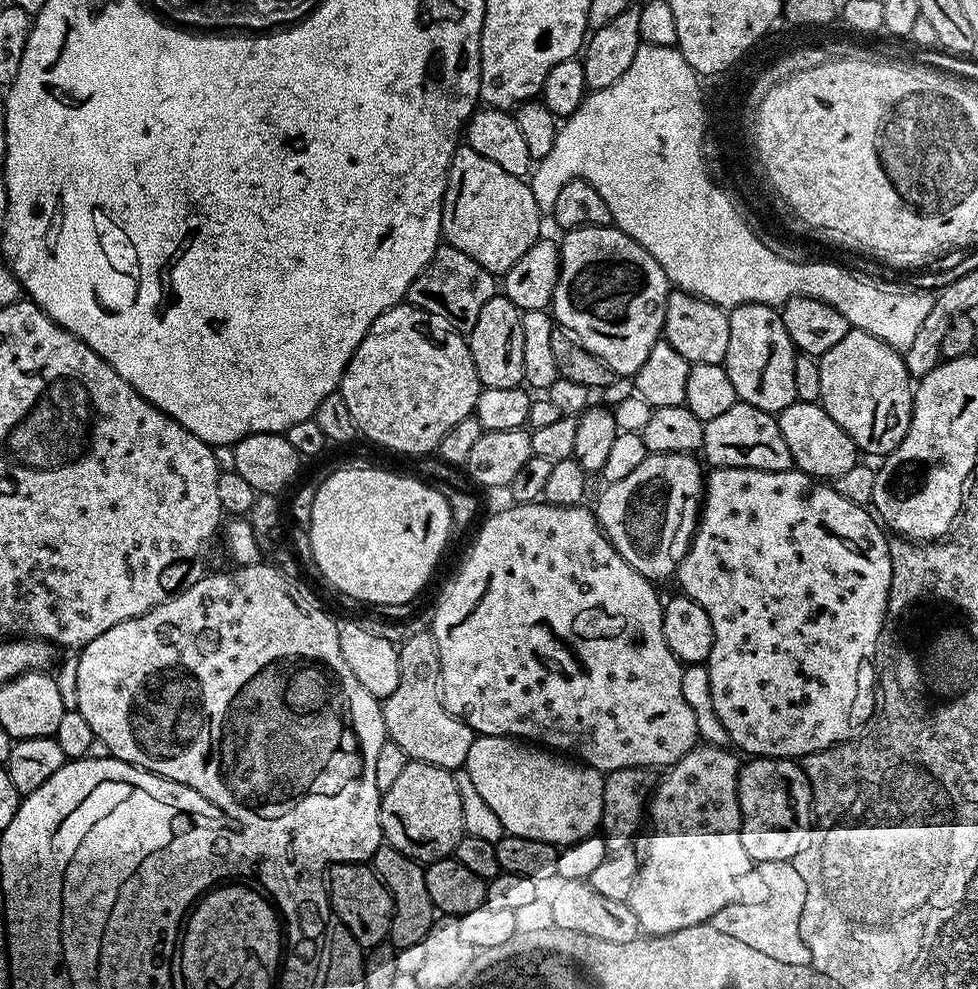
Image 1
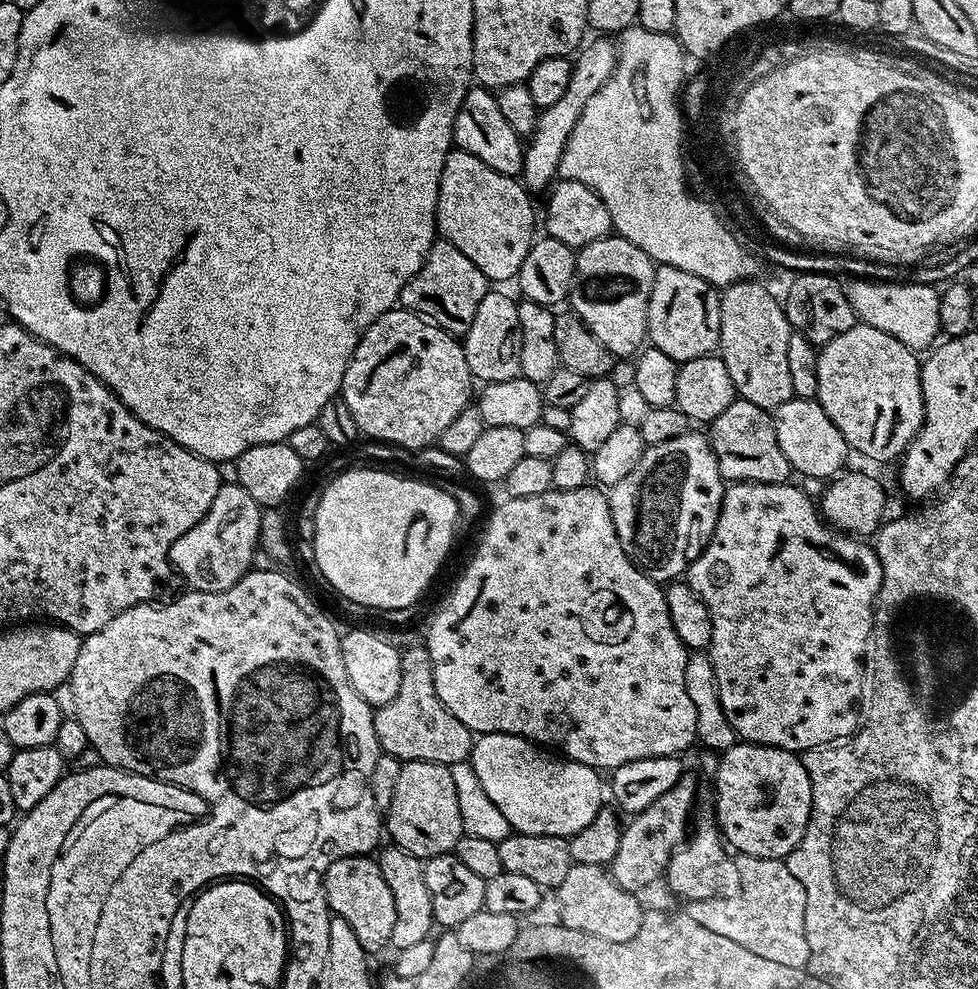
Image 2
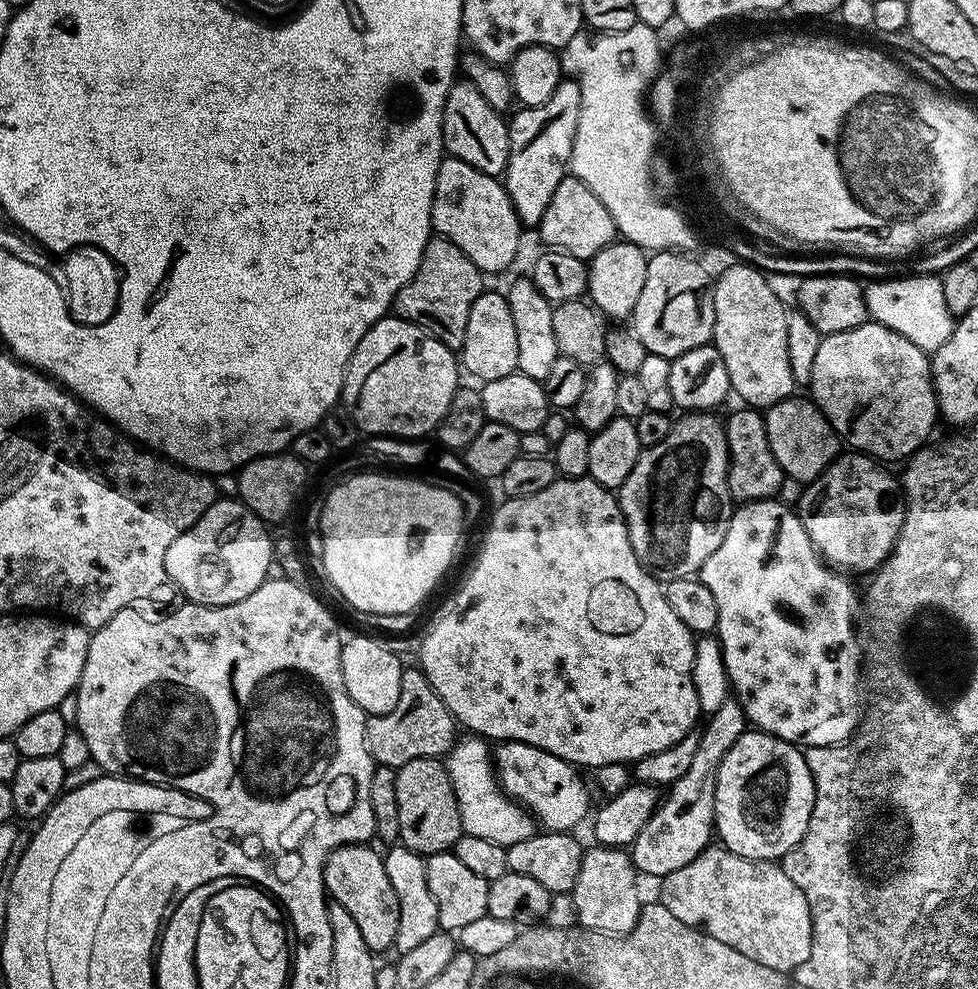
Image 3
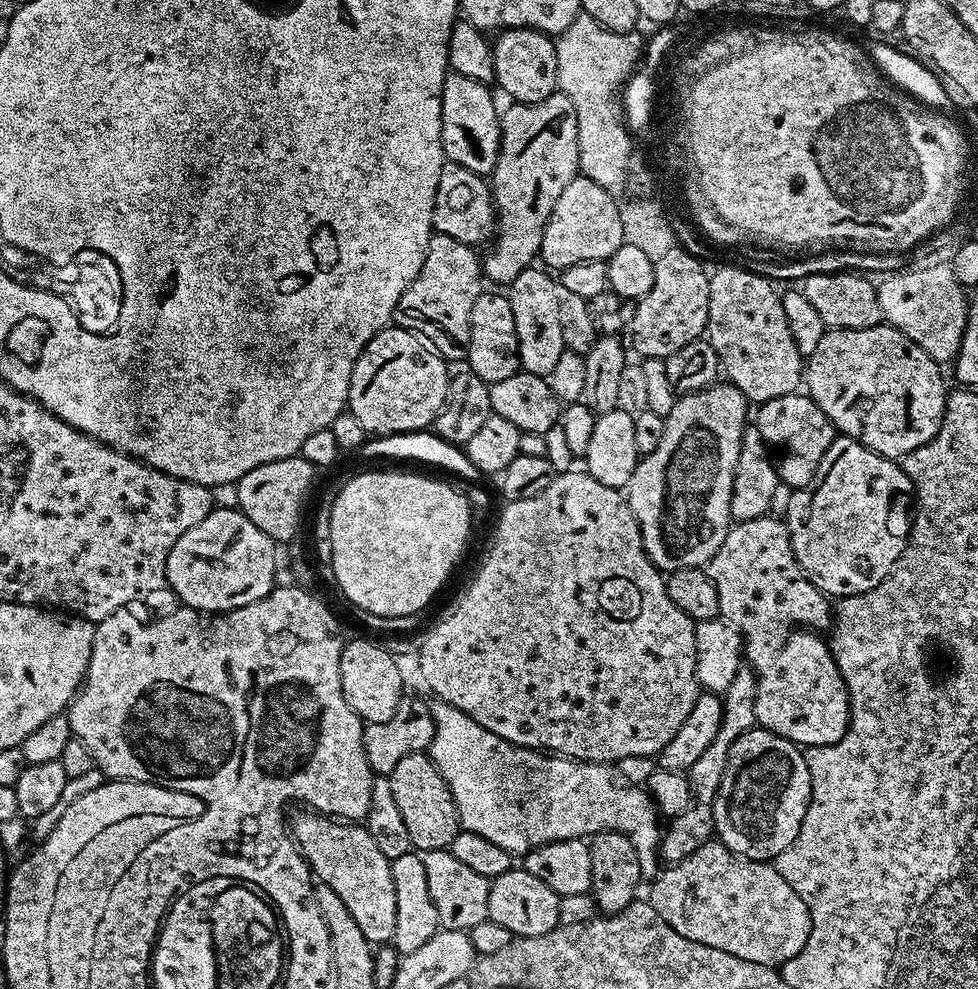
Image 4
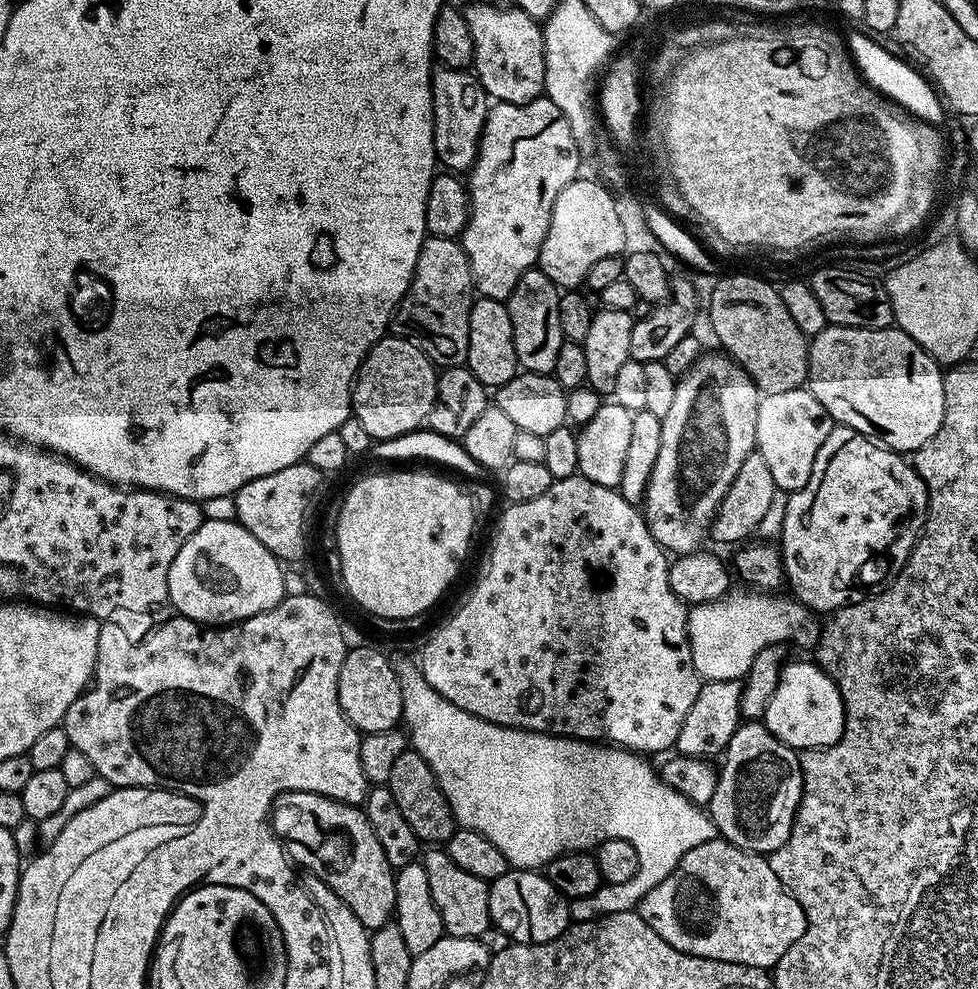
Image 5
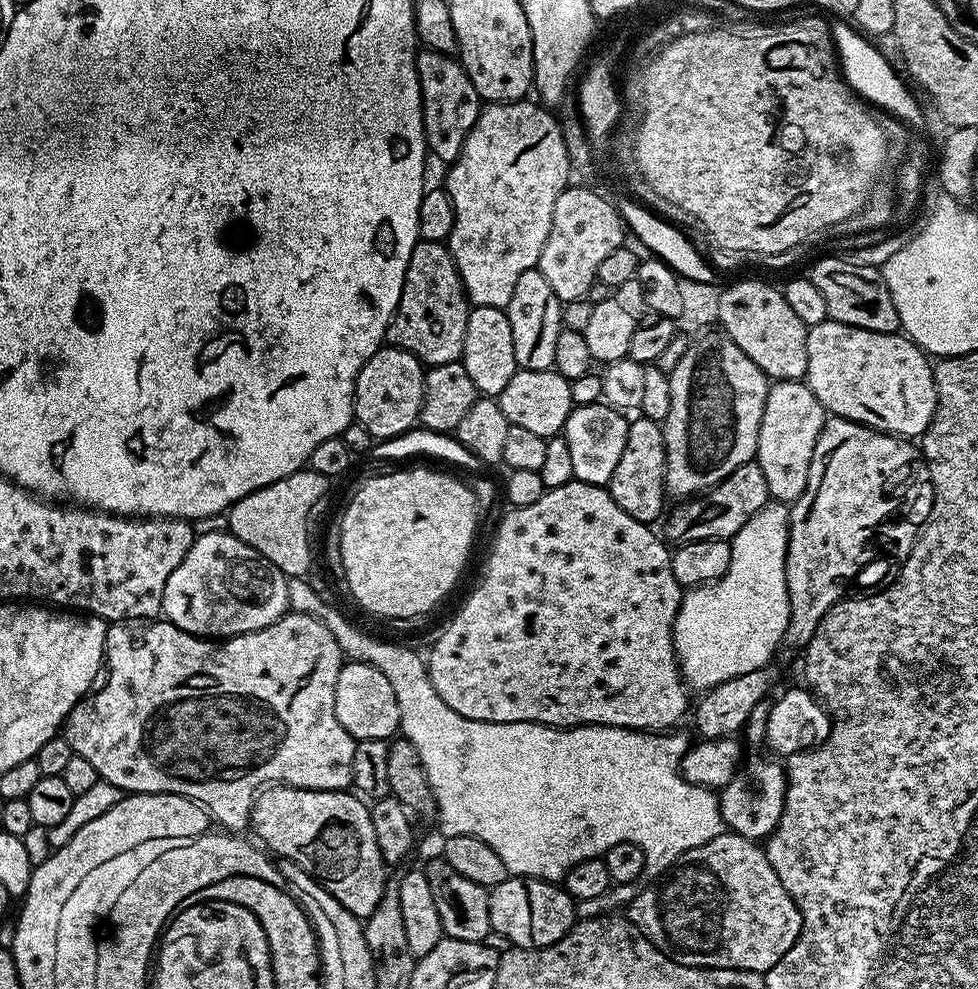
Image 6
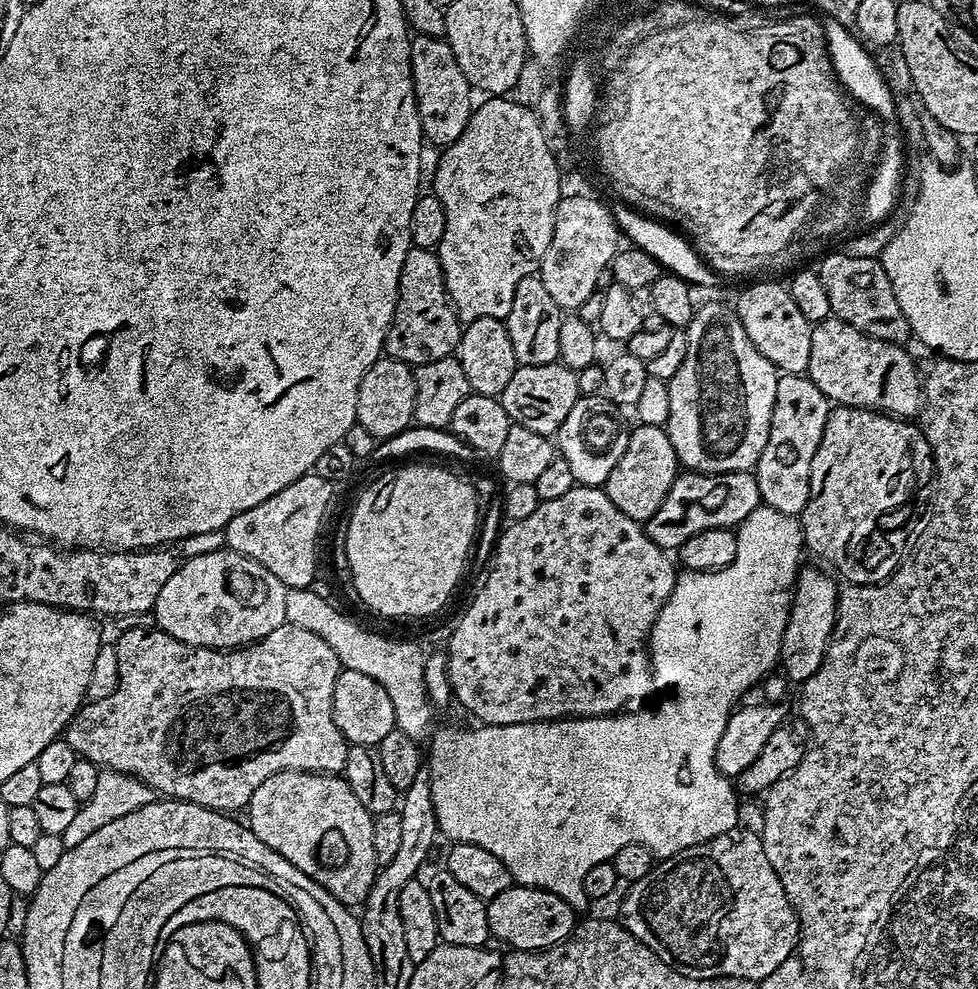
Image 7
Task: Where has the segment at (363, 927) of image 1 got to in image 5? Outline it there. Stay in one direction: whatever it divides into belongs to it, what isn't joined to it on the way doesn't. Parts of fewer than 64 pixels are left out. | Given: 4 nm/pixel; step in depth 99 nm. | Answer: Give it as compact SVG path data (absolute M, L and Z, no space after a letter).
M282 792L272 804L270 823L276 839L284 845L289 857L297 865L300 863L304 872L312 872L326 882L326 886L330 886L330 890L334 890L334 894L338 894L338 898L354 910L364 928L375 930L393 919L396 911L396 872L390 862L386 862L386 854L382 854L382 846L378 846L378 838L374 838L374 830L366 814L357 805L343 804L316 792Z

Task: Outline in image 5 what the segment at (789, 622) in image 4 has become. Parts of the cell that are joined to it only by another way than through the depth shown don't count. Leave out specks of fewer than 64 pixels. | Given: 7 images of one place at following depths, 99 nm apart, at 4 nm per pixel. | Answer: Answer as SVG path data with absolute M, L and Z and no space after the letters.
M815 662L785 663L780 671L778 690L774 690L770 706L766 706L762 723L781 742L797 750L834 746L844 733L844 703L838 686Z

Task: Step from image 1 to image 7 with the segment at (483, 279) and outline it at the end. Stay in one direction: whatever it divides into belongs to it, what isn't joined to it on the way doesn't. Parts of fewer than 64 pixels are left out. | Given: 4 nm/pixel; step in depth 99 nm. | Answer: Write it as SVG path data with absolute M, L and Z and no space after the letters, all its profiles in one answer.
M409 248L398 278L398 298L383 355L409 366L438 362L438 358L451 356L459 349L461 331L462 321L448 297L439 256L430 248Z

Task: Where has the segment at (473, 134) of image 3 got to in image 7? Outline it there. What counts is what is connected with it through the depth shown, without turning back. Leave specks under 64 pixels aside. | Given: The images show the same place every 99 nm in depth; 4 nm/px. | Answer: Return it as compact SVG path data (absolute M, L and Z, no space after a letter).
M413 35L410 46L410 70L412 71L412 85L414 86L414 98L416 109L420 115L420 131L423 139L432 144L437 144L437 149L443 150L466 130L466 126L472 117L474 107L474 89L468 83L466 74L462 74L462 66L458 66L458 58L454 58L454 50L450 50L447 39L438 36Z

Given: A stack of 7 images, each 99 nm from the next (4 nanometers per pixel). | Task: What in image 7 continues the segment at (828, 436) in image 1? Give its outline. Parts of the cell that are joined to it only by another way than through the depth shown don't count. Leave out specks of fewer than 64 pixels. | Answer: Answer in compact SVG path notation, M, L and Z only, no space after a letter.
M804 374L780 376L778 390L770 404L772 425L768 441L756 463L754 475L758 482L760 499L784 516L799 517L810 498L810 470L814 454L822 442L824 427L828 421L830 401Z

